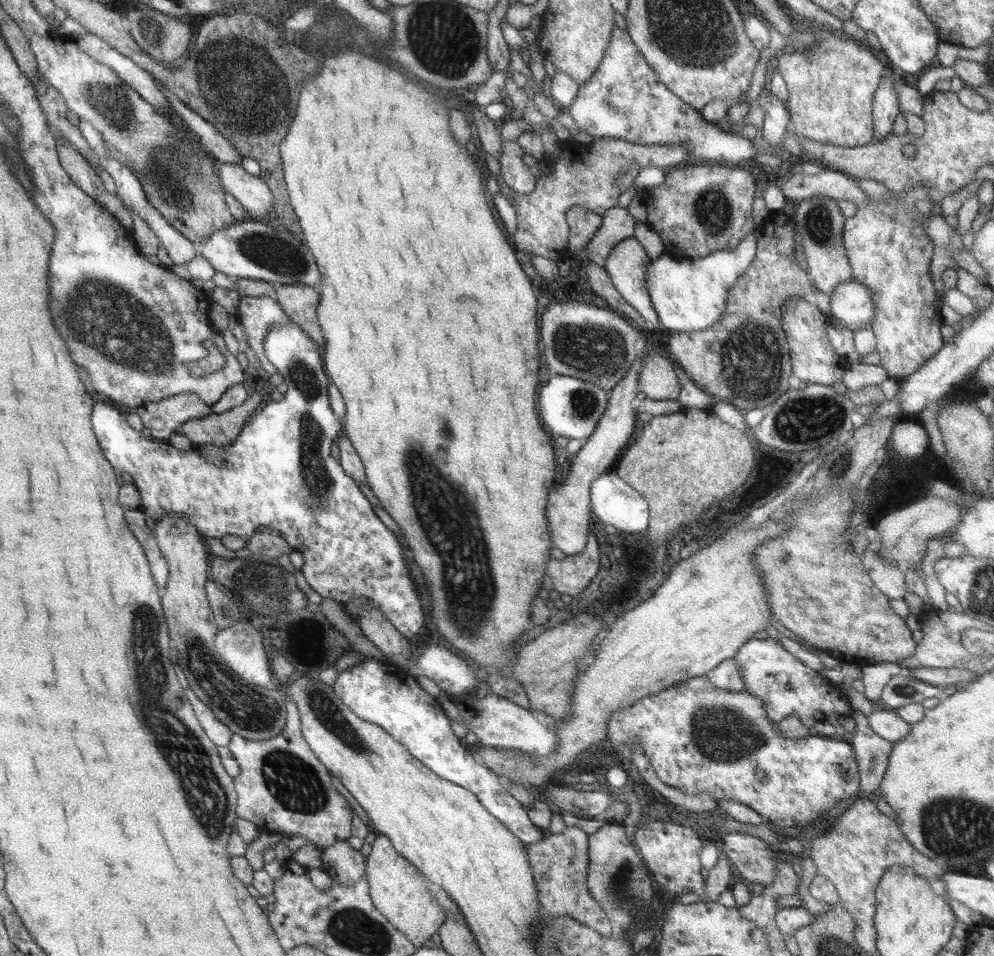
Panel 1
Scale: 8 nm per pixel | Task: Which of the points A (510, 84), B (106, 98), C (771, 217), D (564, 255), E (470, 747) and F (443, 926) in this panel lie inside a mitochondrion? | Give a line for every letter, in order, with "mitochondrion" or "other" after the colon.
A: other
B: mitochondrion
C: other
D: other
E: other
F: other

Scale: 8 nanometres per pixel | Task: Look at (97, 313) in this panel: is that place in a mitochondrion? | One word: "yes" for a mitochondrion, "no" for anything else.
yes

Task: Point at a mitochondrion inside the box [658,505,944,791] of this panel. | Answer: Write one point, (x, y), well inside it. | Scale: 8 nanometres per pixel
(720, 735)

